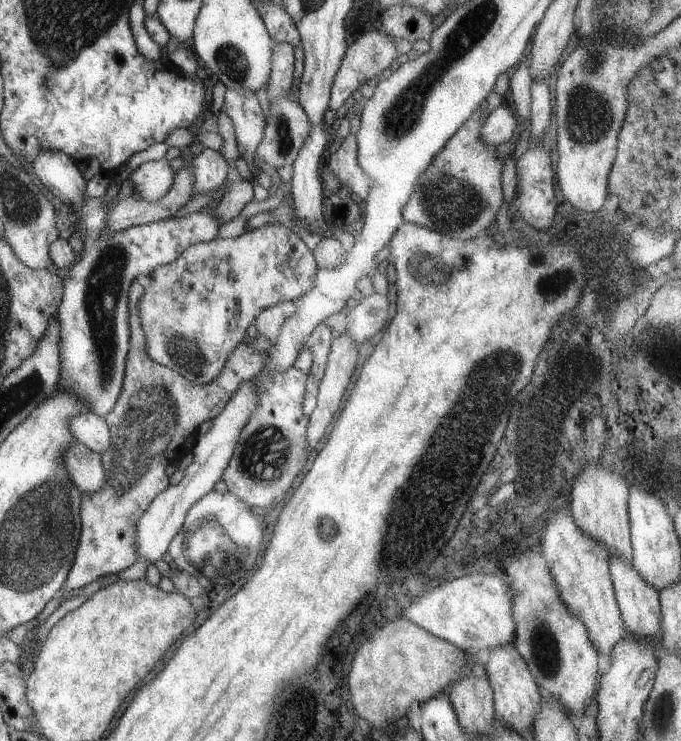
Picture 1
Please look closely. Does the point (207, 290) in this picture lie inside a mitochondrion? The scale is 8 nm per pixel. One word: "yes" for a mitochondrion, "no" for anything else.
no

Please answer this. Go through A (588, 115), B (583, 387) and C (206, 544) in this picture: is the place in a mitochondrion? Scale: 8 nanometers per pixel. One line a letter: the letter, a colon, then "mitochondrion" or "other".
A: mitochondrion
B: other
C: mitochondrion

